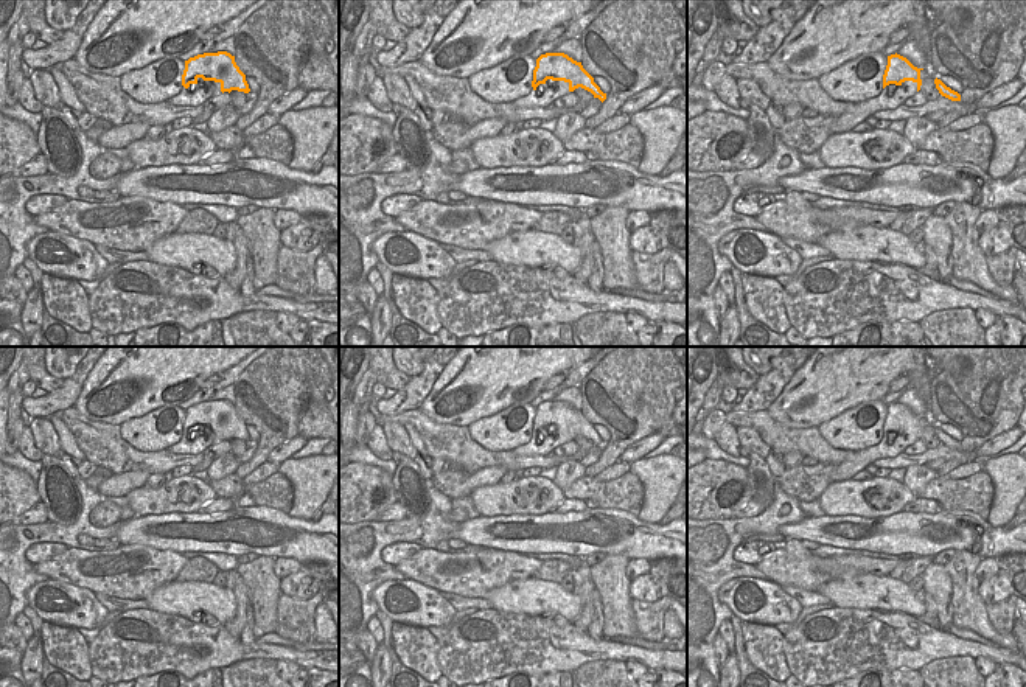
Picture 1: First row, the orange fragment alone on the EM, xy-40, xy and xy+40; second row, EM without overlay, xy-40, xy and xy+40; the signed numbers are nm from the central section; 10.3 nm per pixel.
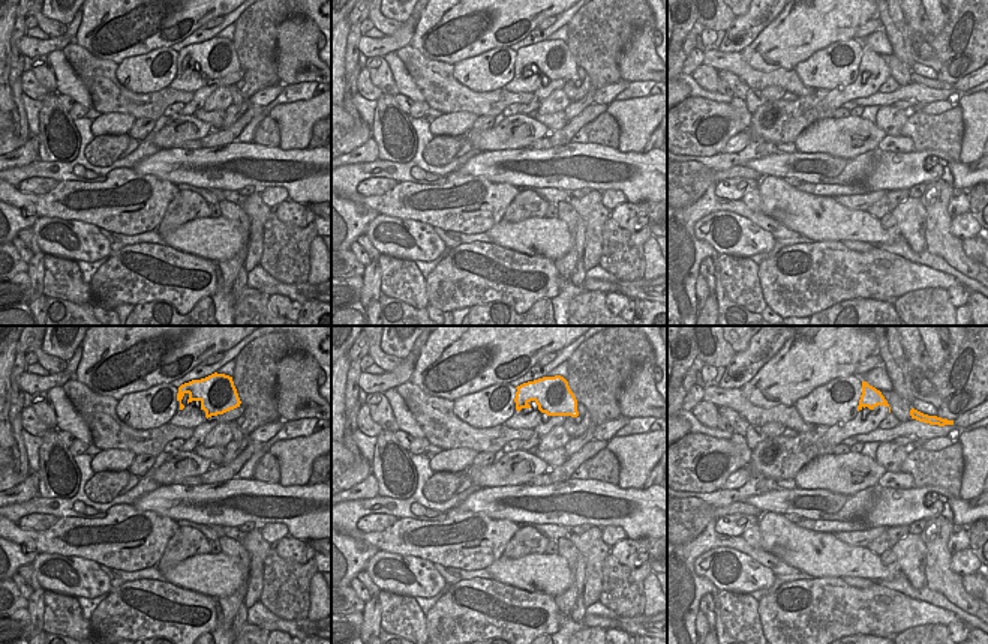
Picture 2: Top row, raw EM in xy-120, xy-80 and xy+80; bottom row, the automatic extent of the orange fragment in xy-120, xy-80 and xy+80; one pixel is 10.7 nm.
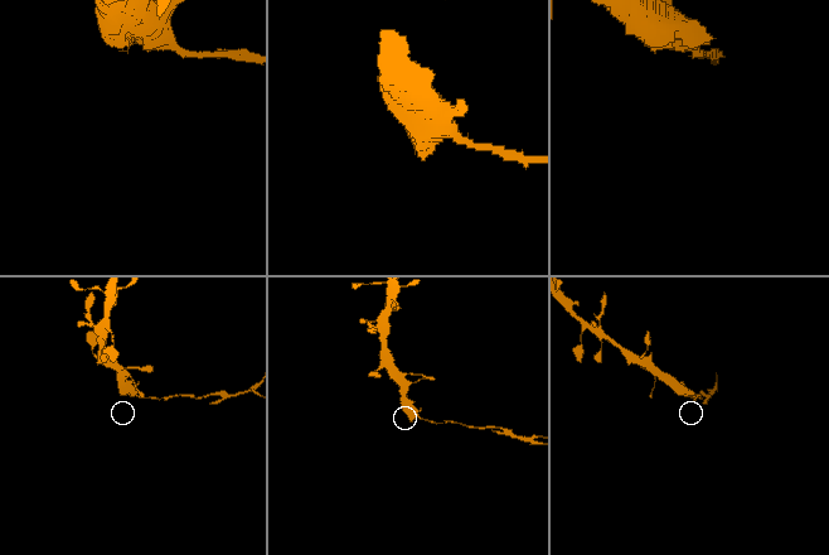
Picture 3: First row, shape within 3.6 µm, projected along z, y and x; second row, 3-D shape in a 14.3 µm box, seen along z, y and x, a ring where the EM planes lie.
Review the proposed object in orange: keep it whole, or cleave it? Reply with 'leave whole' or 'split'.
split

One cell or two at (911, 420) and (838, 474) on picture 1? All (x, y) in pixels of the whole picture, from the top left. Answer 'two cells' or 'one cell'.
one cell

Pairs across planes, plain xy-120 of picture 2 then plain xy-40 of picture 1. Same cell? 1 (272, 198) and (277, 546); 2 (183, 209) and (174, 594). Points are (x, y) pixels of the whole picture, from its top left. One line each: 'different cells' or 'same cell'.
1: different cells
2: different cells

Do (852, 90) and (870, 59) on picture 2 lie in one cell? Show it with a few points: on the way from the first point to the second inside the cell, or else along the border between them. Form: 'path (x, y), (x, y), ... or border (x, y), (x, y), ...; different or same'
path (864, 89), (880, 77), (880, 71); same

